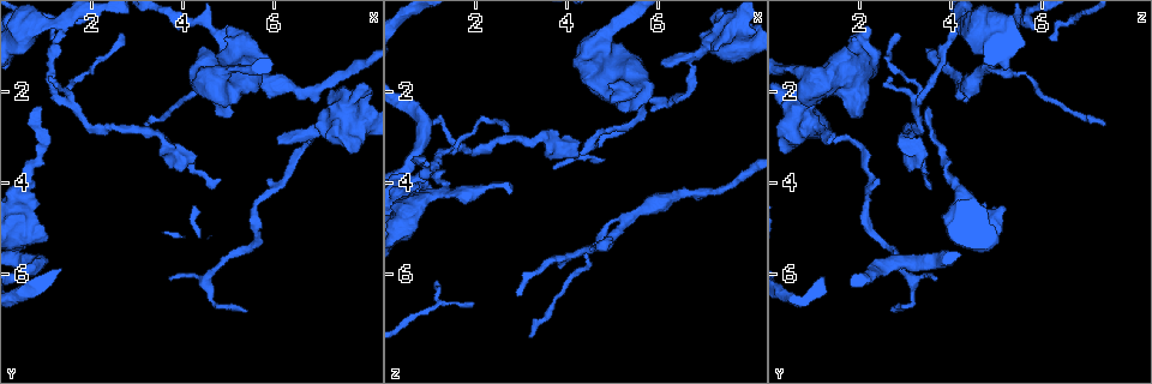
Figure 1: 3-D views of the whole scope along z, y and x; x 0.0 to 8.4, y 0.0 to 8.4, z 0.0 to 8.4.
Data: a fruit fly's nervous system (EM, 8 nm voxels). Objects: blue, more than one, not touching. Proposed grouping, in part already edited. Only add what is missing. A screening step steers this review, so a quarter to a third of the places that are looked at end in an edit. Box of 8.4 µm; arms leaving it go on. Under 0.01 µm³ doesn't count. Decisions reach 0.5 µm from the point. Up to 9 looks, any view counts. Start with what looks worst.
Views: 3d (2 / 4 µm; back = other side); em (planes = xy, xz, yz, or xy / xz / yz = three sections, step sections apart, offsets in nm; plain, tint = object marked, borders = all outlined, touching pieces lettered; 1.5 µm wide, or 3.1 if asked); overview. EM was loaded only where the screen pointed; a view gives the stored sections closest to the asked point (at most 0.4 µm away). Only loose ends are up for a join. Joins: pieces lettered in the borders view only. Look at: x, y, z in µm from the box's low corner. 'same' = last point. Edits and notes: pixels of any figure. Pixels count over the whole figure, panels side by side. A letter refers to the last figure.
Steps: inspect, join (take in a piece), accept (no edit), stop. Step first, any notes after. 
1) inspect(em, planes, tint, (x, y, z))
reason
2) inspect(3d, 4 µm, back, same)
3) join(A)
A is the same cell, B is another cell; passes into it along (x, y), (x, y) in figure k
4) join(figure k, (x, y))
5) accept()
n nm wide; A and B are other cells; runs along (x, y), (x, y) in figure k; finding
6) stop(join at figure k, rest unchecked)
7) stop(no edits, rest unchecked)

inspect(3d, 2 µm, (5.40, 6.85, 2.80))
thin end

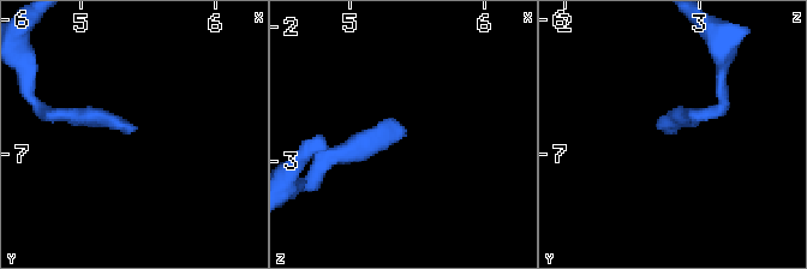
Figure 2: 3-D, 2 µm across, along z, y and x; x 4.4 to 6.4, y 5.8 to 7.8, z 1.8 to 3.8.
inspect(em, yz, step 4, borders, (5.38, 6.80, 2.76))

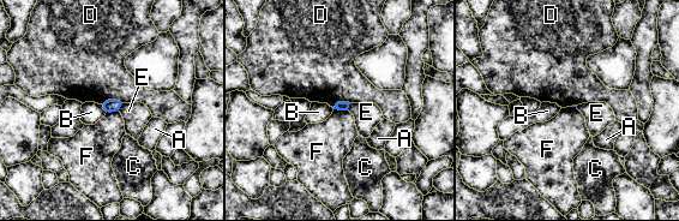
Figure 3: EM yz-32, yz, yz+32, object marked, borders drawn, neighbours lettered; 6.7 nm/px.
accept()
A, B, C, D, E and F are other cells; border along (124, 101), (103, 100), (100, 103) in figure 3; no lettered piece goes on from it

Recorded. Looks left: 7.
inspect(3d, 4 µm, back, (5.00, 0.65, 2.20))
branch stops here

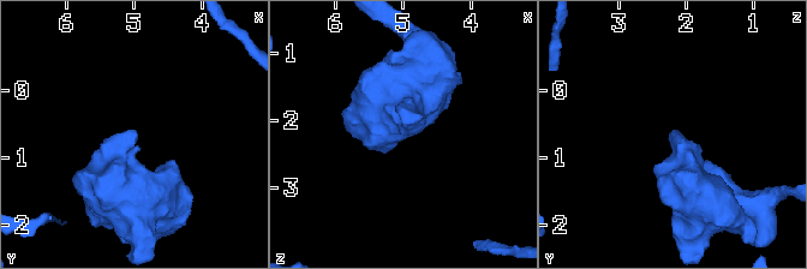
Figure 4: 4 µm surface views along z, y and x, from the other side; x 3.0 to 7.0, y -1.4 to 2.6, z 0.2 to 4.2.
inspect(em, planes, borders, (4.95, 0.60, 2.20))
now the EM

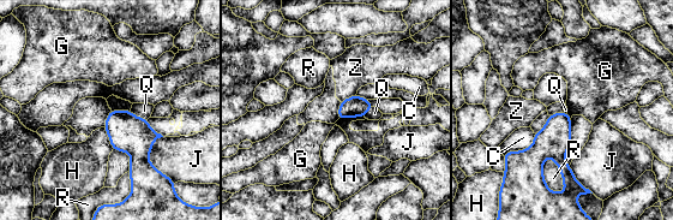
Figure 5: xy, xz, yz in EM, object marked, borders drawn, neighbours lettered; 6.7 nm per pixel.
accept()
C, G, H, J, Q, R and Z are other cells; border along (364, 116), (338, 119) in figure 5; no lettered piece goes on from it

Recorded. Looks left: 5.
inspect(em, xz, step 4, borders, (3.20, 2.75, 7.35))
tapers out

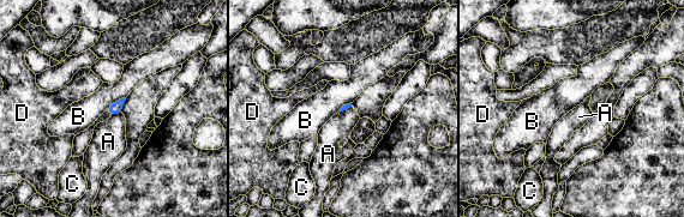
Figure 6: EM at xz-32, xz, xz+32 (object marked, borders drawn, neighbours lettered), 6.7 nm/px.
inspect(em, planes, borders, same)
another direction

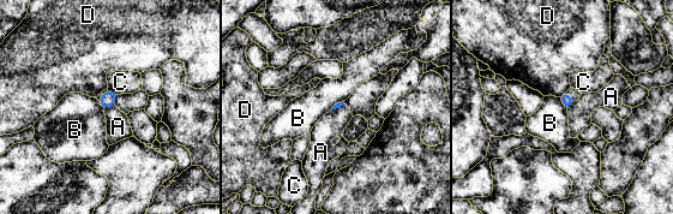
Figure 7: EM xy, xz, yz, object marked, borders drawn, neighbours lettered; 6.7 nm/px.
accept()
A, B, C and D are other cells; border along (558, 97), (566, 110) in figure 7; no lettered piece goes on from it

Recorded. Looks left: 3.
inspect(em, xy, step 8, tint, (2.65, 0.75, 2.85))
tapers out

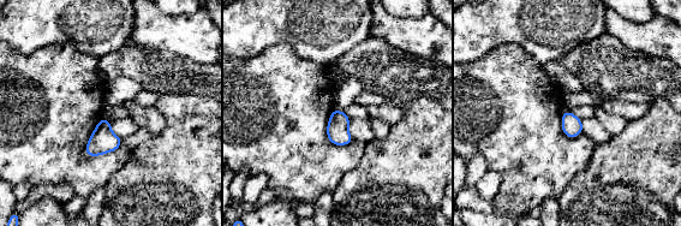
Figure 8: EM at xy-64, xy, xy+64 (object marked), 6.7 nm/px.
inspect(em, xy, step 8, borders, same)

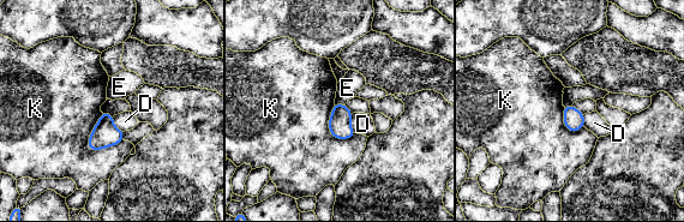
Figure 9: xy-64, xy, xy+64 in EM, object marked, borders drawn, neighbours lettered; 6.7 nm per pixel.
accept()
100 nm wide; K touches over 260 nm; D, E and K are other cells; none of them fits

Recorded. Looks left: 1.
stop(no edits, rest unchecked)

